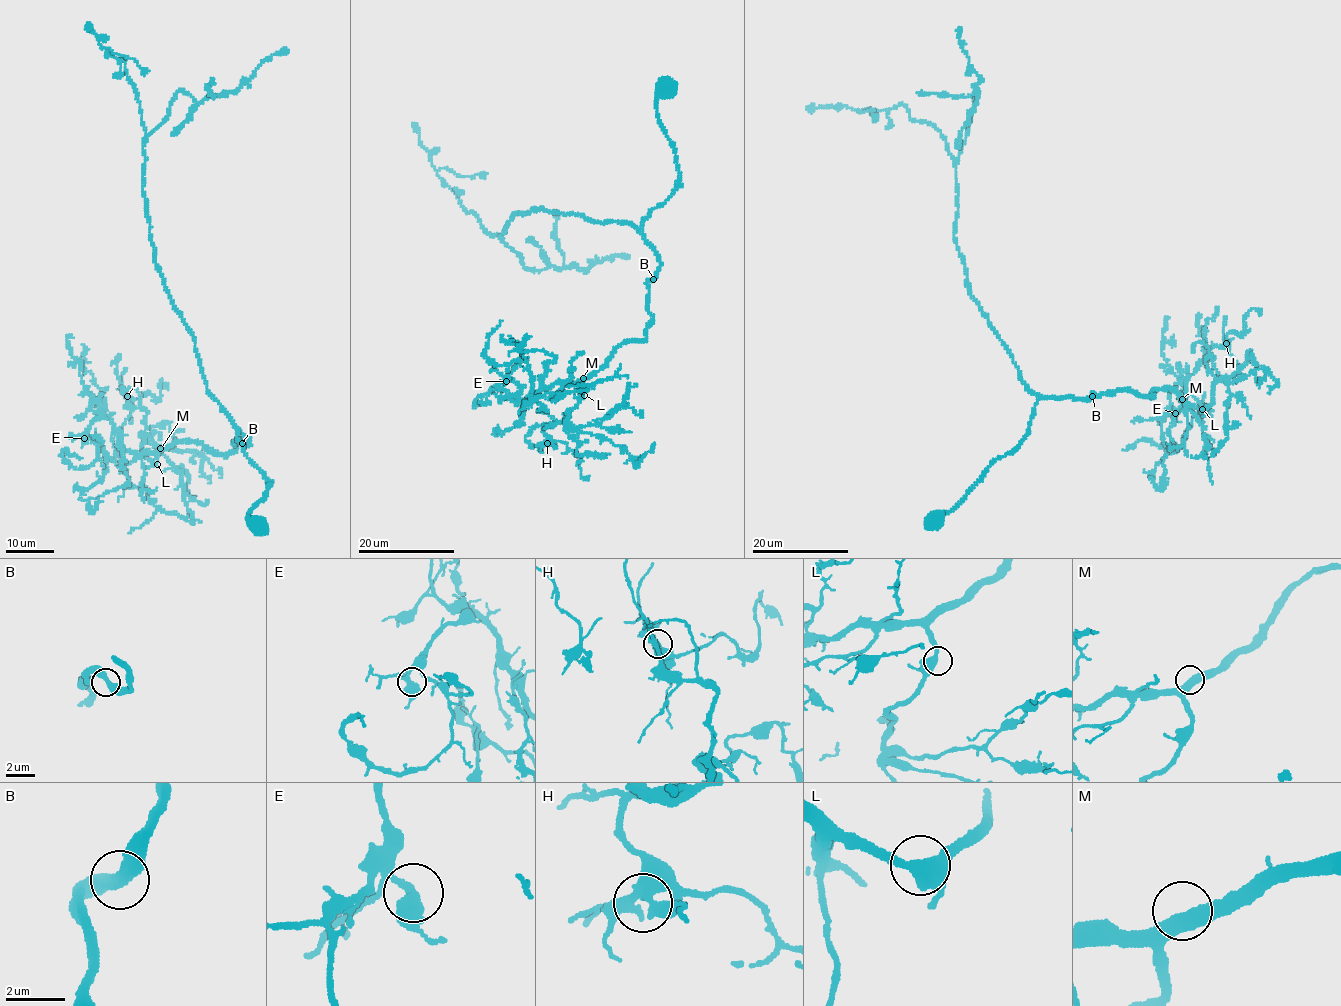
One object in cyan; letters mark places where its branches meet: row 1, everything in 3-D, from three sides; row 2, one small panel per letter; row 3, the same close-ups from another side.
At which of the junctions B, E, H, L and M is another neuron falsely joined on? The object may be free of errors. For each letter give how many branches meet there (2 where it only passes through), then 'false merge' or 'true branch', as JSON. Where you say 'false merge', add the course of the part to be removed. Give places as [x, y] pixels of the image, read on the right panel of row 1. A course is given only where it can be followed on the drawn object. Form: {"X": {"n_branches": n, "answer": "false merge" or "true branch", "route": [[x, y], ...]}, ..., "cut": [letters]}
{"B": {"n_branches": 2, "answer": "true branch"}, "E": {"n_branches": 2, "answer": "true branch"}, "H": {"n_branches": 2, "answer": "true branch"}, "L": {"n_branches": 2, "answer": "true branch"}, "M": {"n_branches": 2, "answer": "true branch"}, "cut": []}

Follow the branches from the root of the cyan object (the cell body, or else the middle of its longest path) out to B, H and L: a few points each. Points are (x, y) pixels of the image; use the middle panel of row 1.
B: (665, 87), (656, 112), (678, 170), (673, 191), (641, 223), (644, 241), (658, 255), (654, 279)
H: (665, 87), (656, 112), (678, 170), (641, 223), (659, 261), (652, 323), (581, 382), (547, 443)
L: (665, 87), (656, 112), (678, 170), (641, 223), (659, 261), (652, 323), (581, 382), (584, 395)

